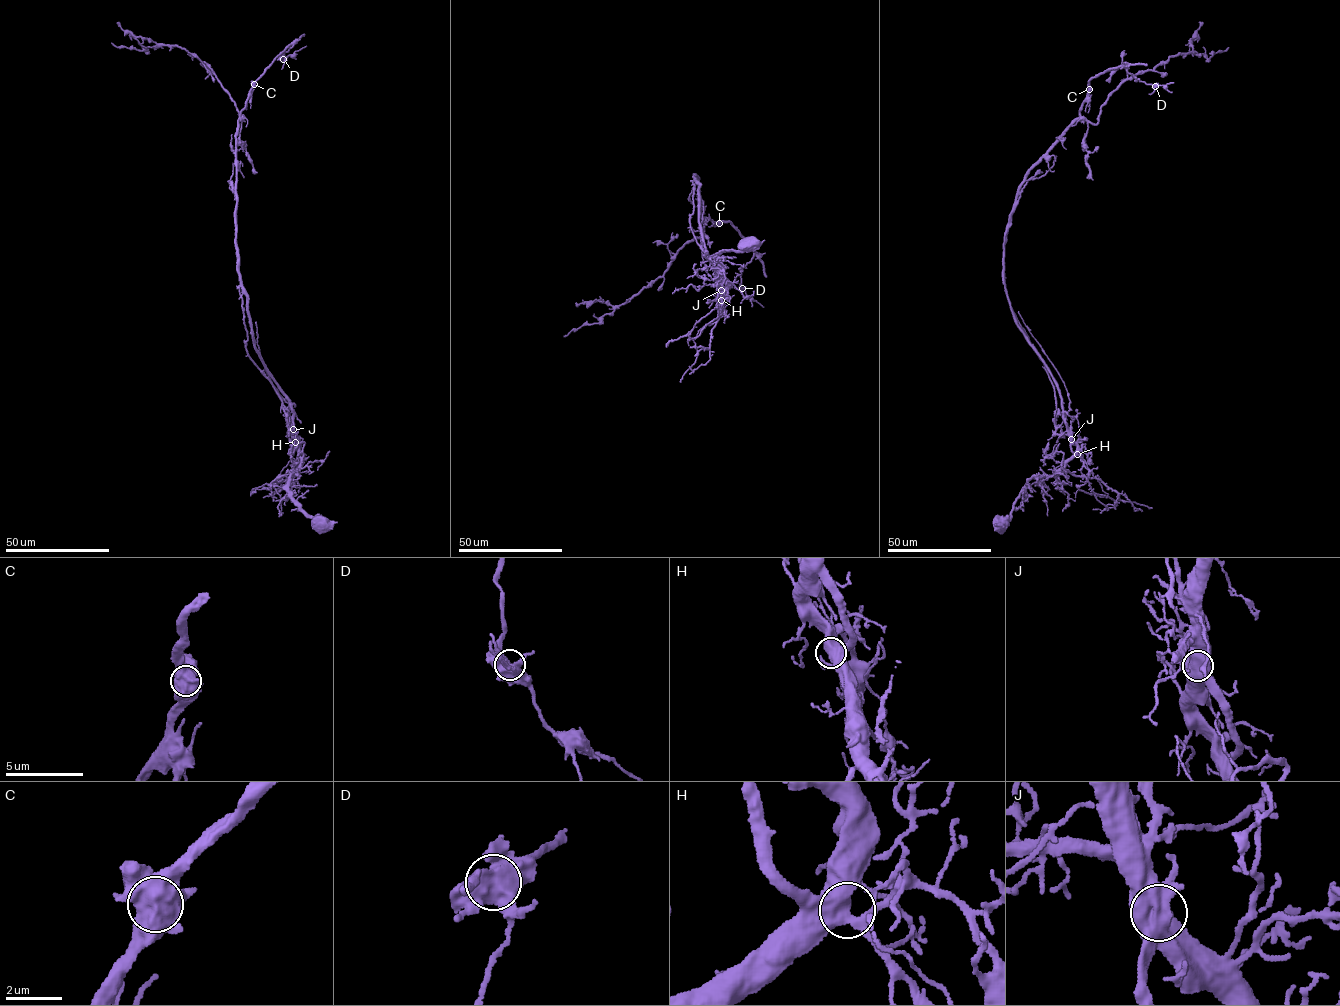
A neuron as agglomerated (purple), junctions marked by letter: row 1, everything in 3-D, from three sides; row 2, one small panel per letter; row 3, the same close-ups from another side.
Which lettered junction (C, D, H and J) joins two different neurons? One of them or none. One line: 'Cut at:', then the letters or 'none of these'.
Cut at: none of these

